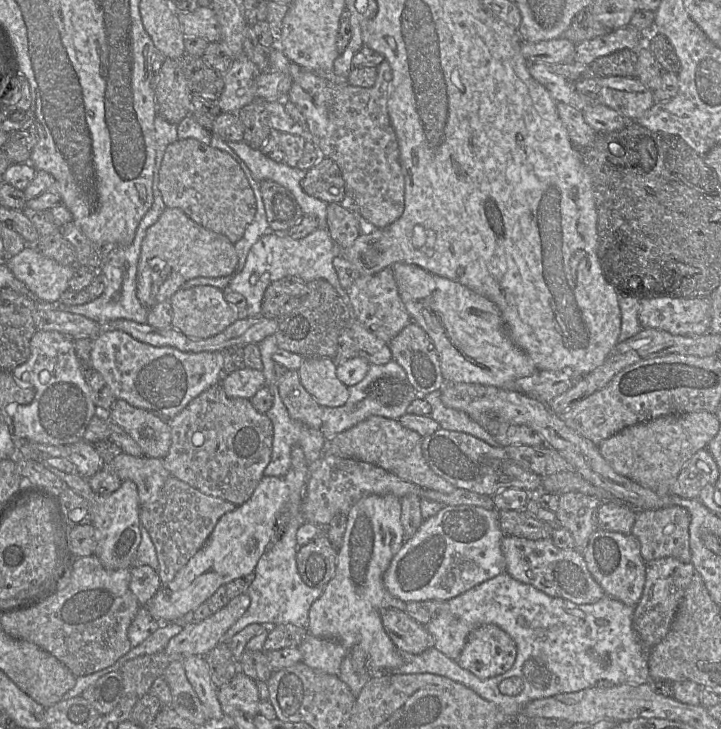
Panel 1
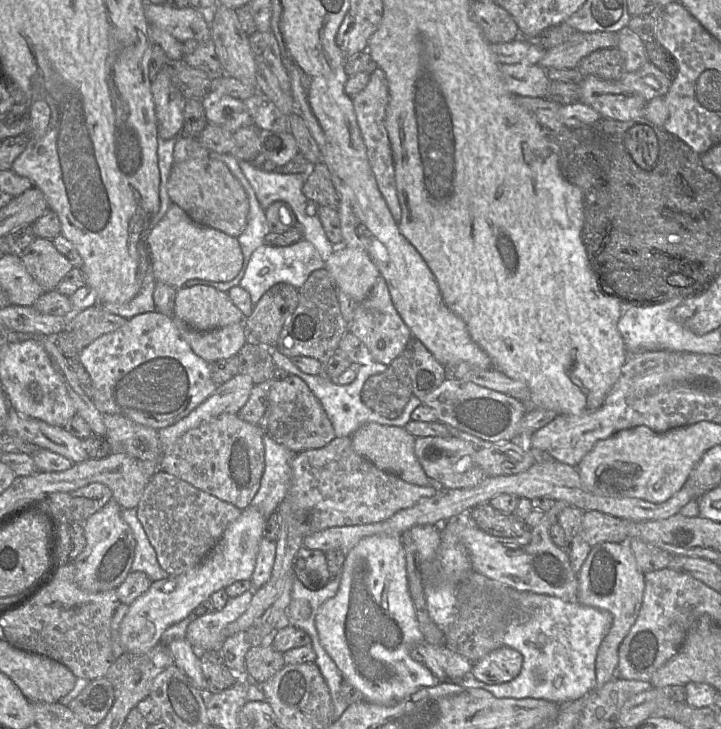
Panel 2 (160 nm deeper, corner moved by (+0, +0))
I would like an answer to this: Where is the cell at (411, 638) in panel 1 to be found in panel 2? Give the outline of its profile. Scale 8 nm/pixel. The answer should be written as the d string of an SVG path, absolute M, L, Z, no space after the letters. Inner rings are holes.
M428 642L414 646L410 656L428 668L441 682L452 682L470 675L473 663L451 651L445 644Z

